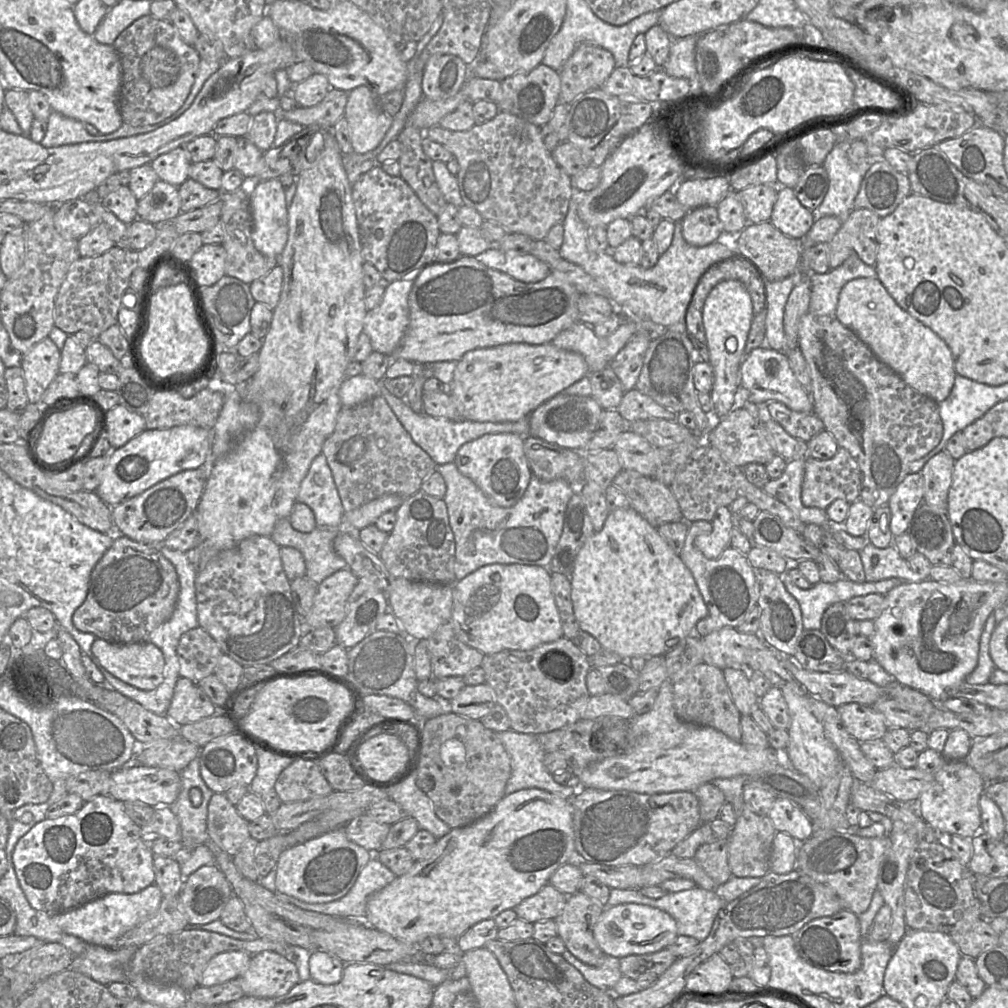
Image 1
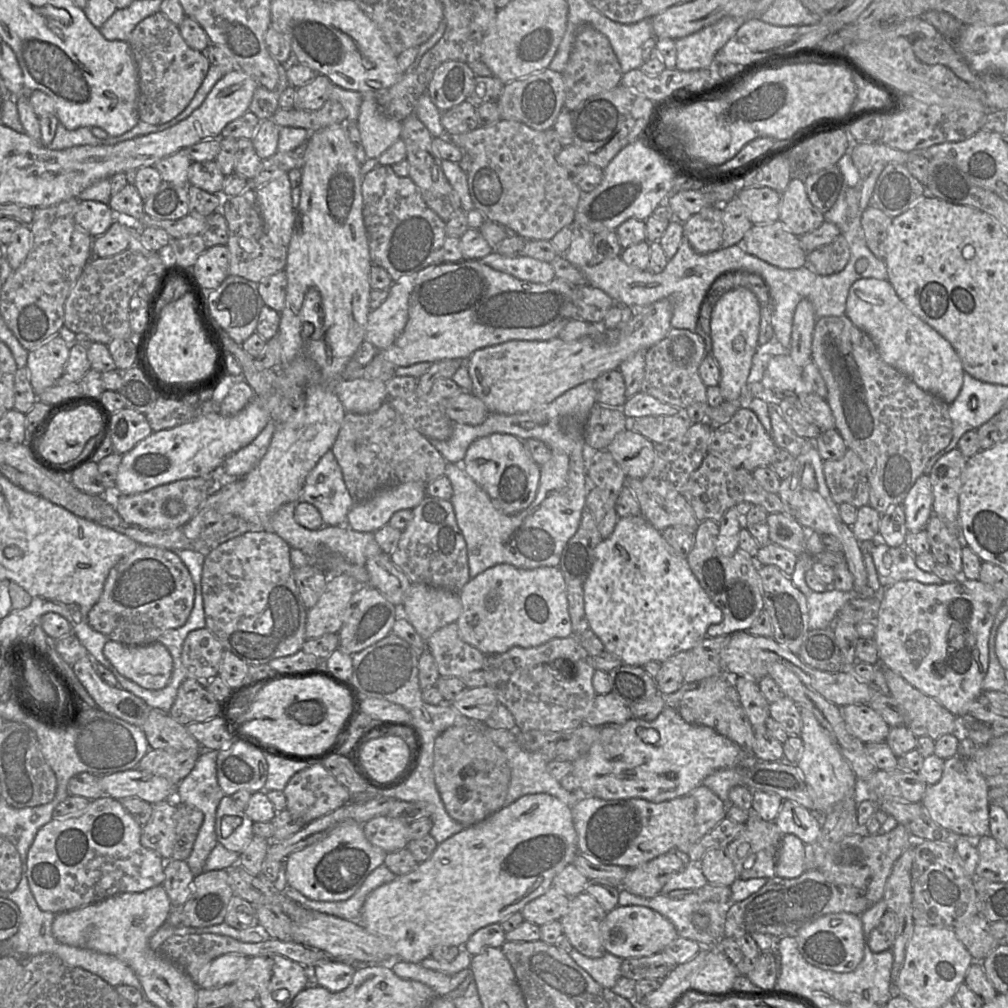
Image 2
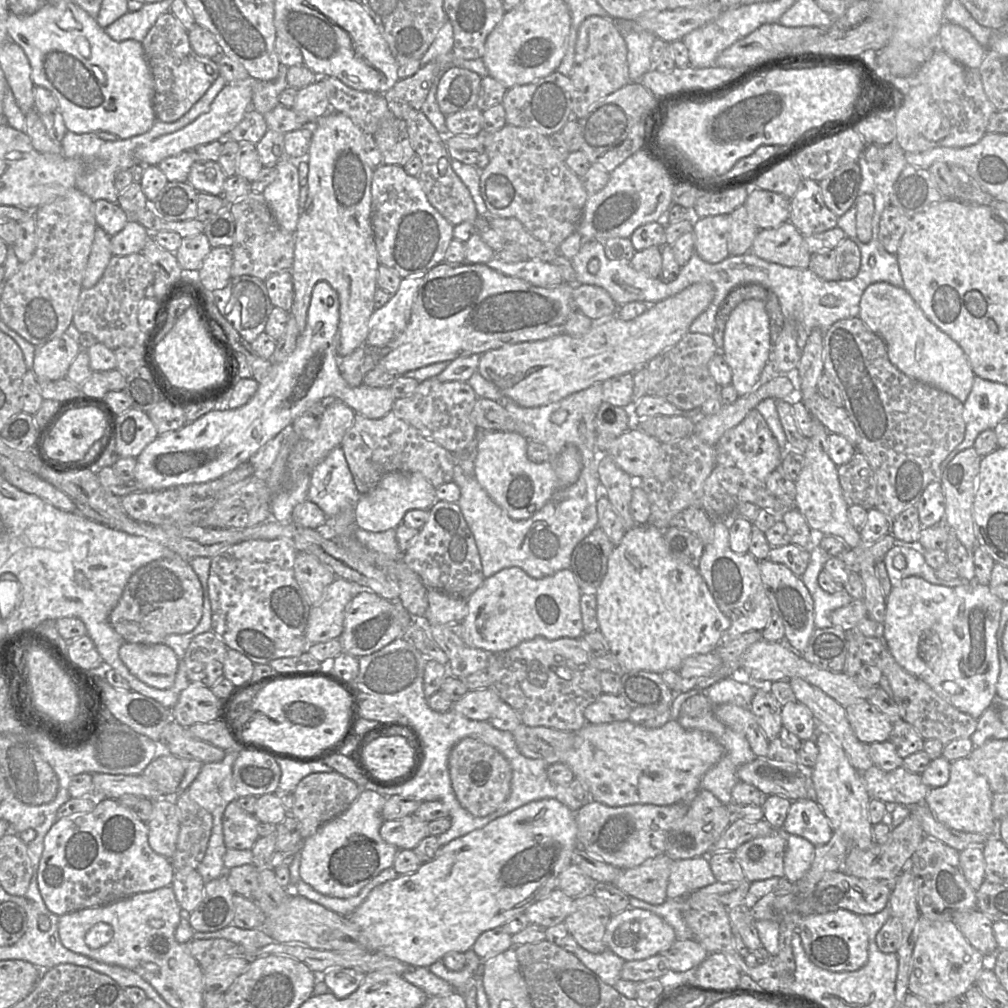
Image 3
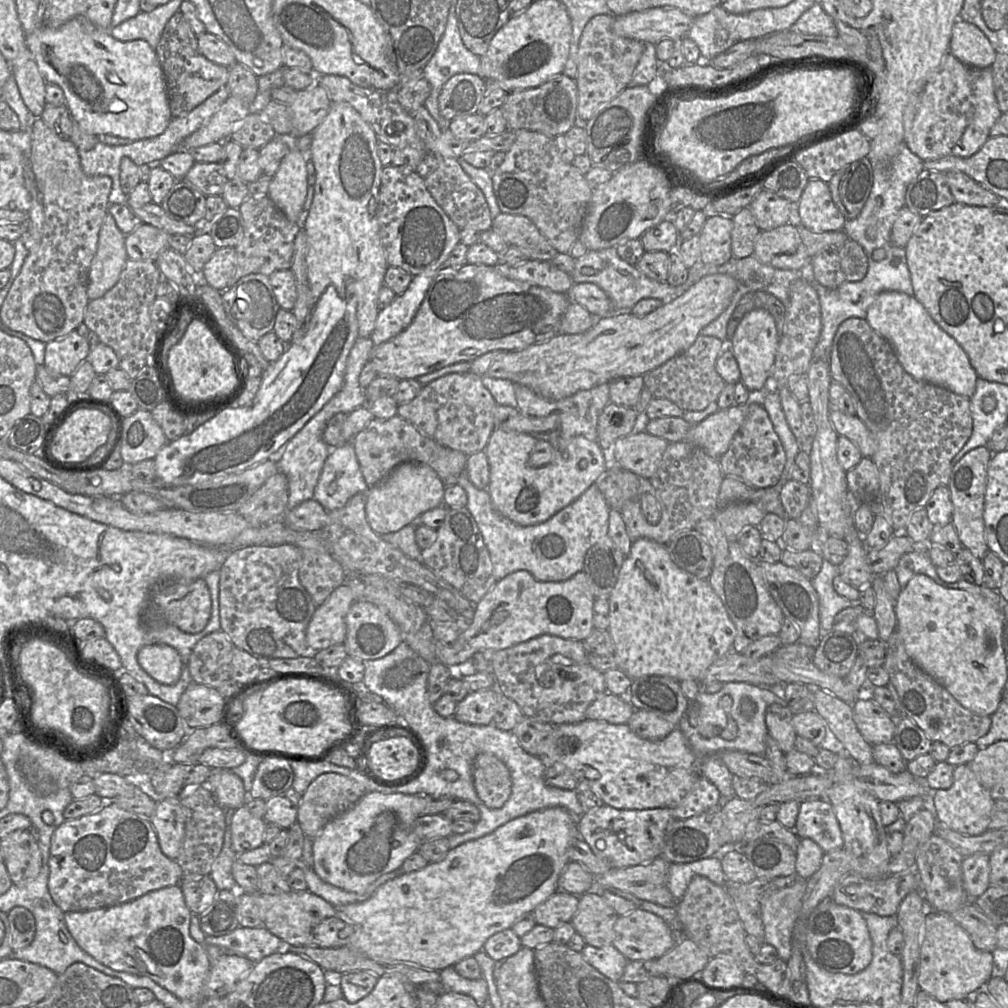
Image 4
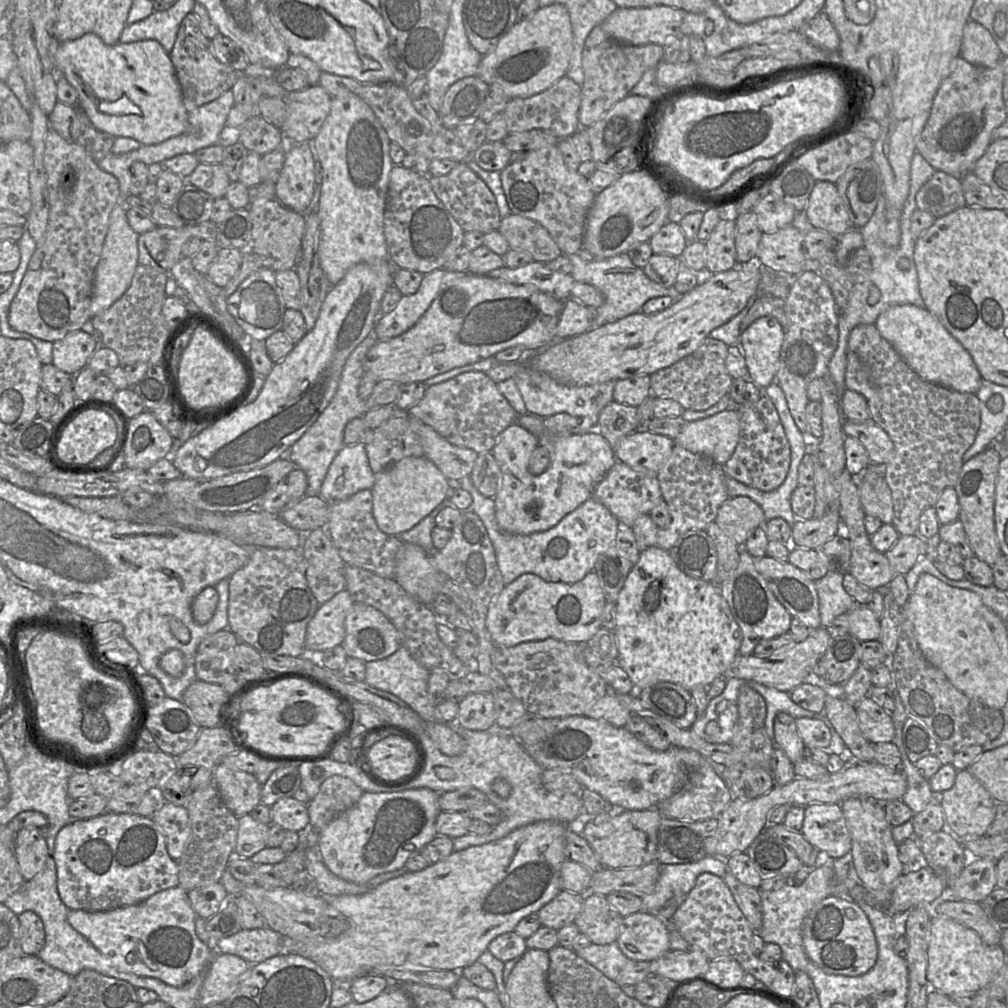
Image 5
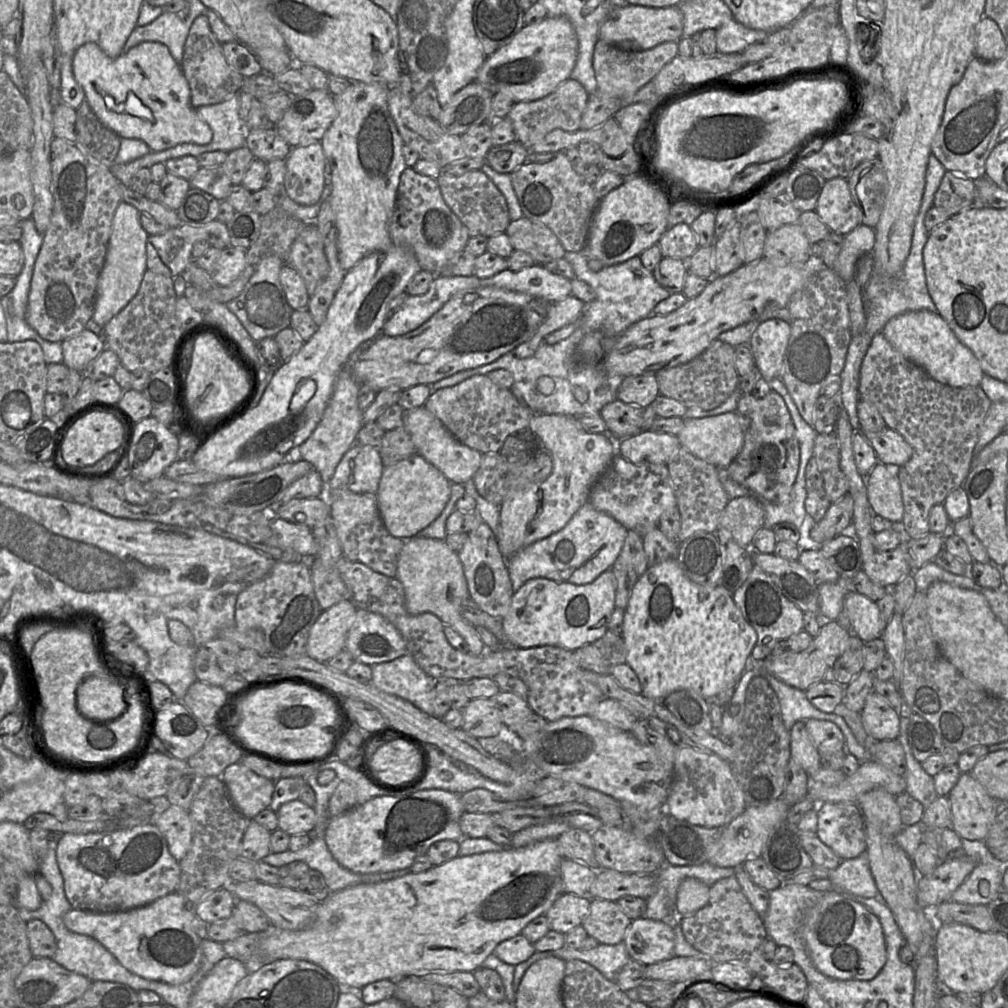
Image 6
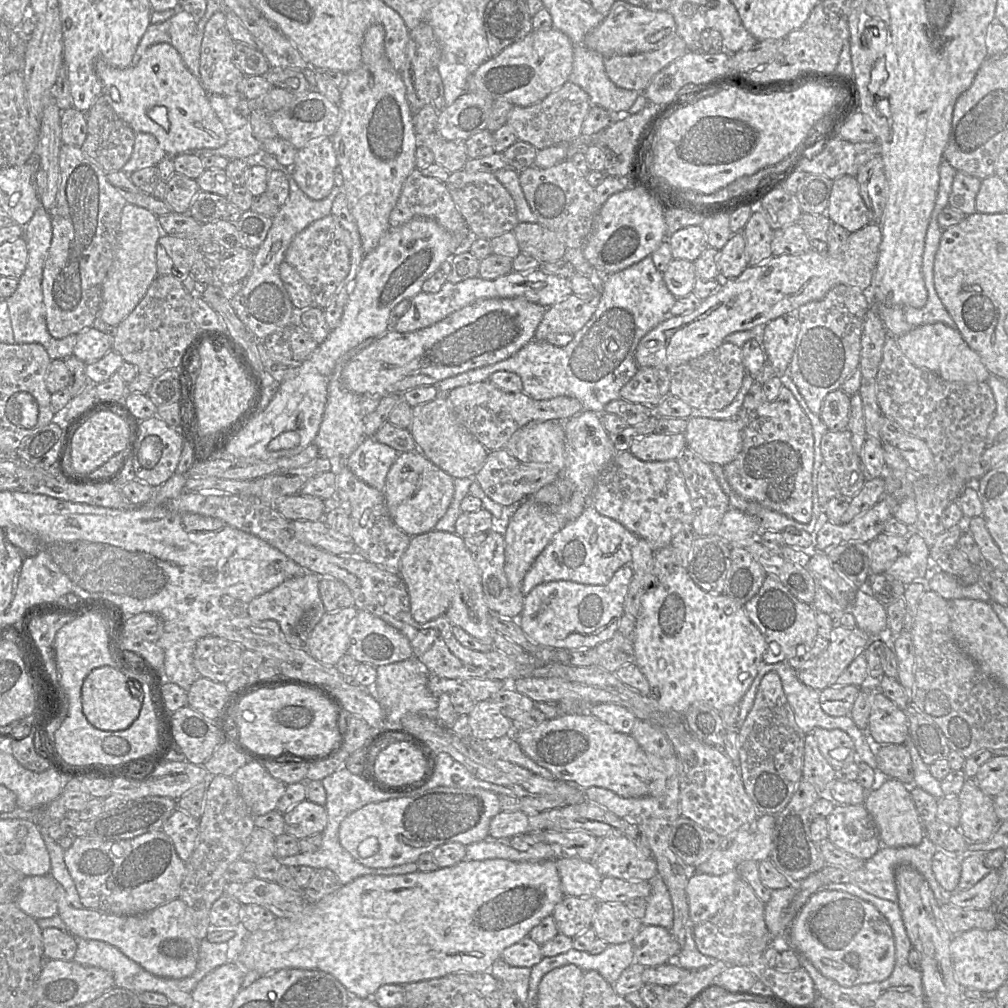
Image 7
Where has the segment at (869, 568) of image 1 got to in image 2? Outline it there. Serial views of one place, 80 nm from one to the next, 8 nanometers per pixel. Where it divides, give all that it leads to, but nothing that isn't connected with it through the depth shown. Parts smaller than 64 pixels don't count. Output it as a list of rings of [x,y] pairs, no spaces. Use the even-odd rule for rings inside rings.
[[[874,544],[868,553],[873,556],[882,587],[890,587],[902,580],[916,580],[924,584],[945,583],[933,572],[921,570],[915,563],[915,553],[904,544],[899,547]]]

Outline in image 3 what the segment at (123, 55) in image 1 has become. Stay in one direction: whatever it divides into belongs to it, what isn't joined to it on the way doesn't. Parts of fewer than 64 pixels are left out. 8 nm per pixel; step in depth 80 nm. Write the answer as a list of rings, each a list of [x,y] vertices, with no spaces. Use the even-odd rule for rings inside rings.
[[[171,12],[158,17],[141,43],[154,80],[153,110],[156,119],[167,123],[175,122],[191,109],[220,76],[218,65],[213,59],[200,56],[192,49],[188,30]]]

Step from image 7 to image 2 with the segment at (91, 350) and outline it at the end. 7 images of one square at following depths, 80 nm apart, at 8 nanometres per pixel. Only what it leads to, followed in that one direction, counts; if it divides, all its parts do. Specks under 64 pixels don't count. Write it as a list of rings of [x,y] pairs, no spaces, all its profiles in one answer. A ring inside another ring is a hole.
[[[59,335],[54,336],[37,349],[29,351],[26,367],[37,396],[64,375],[69,352],[70,345]]]

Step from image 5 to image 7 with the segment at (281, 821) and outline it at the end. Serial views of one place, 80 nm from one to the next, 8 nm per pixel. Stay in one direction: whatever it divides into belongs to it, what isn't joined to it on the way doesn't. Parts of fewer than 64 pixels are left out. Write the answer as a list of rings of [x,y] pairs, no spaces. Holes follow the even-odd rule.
[[[307,799],[299,802],[283,815],[286,833],[297,839],[322,834],[328,822],[325,807]]]

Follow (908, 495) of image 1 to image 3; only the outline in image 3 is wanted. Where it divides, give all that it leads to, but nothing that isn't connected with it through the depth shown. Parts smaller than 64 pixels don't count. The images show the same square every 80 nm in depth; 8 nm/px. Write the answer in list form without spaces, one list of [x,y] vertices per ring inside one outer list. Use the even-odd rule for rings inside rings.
[[[932,482],[926,487],[916,509],[923,529],[944,523],[945,497],[940,482]]]

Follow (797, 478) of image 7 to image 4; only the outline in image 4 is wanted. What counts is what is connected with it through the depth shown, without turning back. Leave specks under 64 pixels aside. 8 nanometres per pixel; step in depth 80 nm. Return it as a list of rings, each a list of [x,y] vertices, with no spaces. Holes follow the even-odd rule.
[[[752,401],[744,422],[735,433],[728,450],[718,459],[723,474],[738,478],[756,489],[762,489],[779,481],[785,462],[784,448],[767,411],[759,401]]]

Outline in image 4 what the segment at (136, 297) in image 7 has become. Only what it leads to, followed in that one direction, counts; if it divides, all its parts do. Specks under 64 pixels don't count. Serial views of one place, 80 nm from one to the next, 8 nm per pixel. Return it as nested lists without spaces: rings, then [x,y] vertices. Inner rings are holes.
[[[107,213],[99,233],[97,251],[90,266],[87,289],[89,300],[102,297],[119,280],[129,259],[125,238],[126,235],[118,228],[114,217]]]

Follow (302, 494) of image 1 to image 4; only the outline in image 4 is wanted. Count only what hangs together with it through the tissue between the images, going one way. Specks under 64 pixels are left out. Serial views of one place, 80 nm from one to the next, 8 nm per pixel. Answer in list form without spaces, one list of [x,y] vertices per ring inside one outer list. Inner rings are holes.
[[[351,443],[332,448],[315,486],[313,499],[327,511],[342,508],[357,493],[369,489]]]

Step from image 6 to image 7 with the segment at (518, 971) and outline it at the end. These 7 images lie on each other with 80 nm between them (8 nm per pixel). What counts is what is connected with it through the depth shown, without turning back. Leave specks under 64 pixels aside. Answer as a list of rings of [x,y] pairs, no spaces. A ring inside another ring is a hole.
[[[631,942],[609,944],[603,952],[596,955],[572,948],[558,956],[543,957],[531,968],[527,1004],[536,1004],[541,979],[555,968],[573,964],[583,971],[595,970],[607,982],[614,985],[622,972],[634,962],[634,950]]]

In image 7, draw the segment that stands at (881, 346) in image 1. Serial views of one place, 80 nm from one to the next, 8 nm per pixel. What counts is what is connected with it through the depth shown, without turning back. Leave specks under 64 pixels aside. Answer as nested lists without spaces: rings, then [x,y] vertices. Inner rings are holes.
[[[942,322],[917,326],[896,338],[898,347],[917,367],[926,369],[949,382],[986,382],[992,375],[981,357],[963,339],[955,327]]]

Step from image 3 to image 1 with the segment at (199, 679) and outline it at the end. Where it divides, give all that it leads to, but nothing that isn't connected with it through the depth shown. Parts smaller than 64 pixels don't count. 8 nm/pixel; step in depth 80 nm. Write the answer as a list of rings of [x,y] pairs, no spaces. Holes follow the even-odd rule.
[[[201,627],[185,632],[177,645],[179,676],[196,685],[214,674],[222,652],[216,641]]]

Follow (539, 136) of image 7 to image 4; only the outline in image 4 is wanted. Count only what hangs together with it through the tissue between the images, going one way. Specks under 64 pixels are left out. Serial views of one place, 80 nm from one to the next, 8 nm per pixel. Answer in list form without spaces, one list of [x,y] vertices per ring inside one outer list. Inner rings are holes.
[[[558,74],[540,86],[509,92],[502,111],[508,130],[526,129],[552,138],[565,135],[571,127],[579,123],[576,82],[564,74]]]

